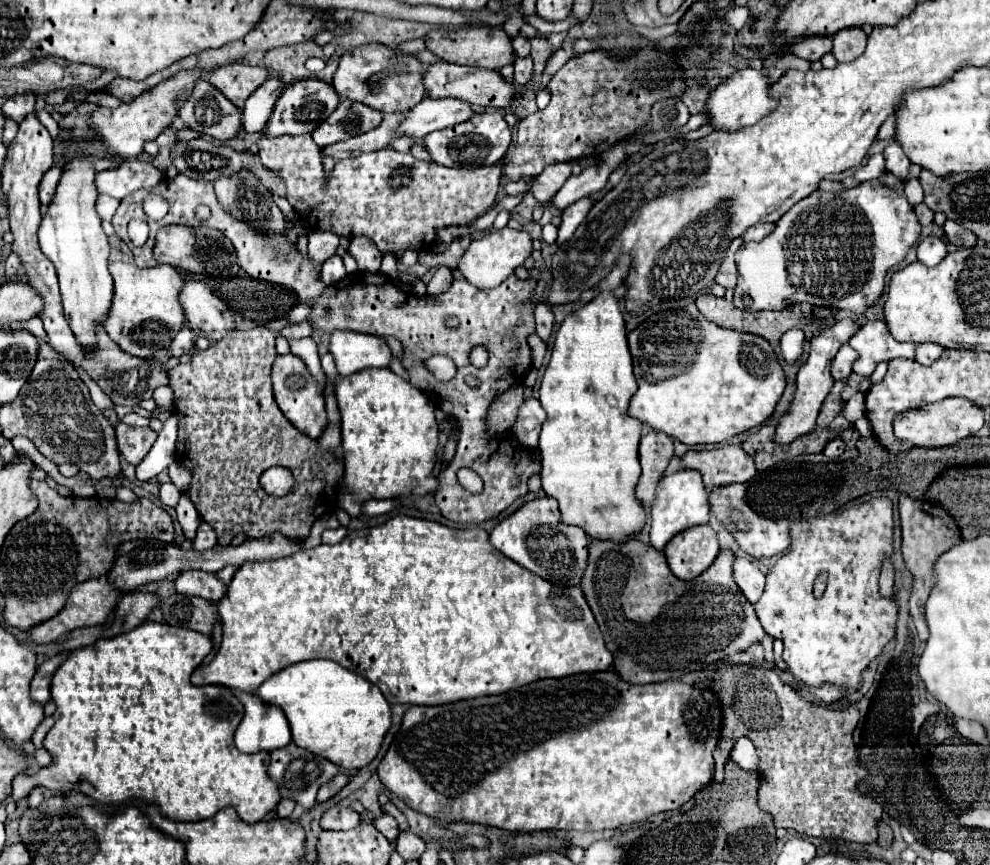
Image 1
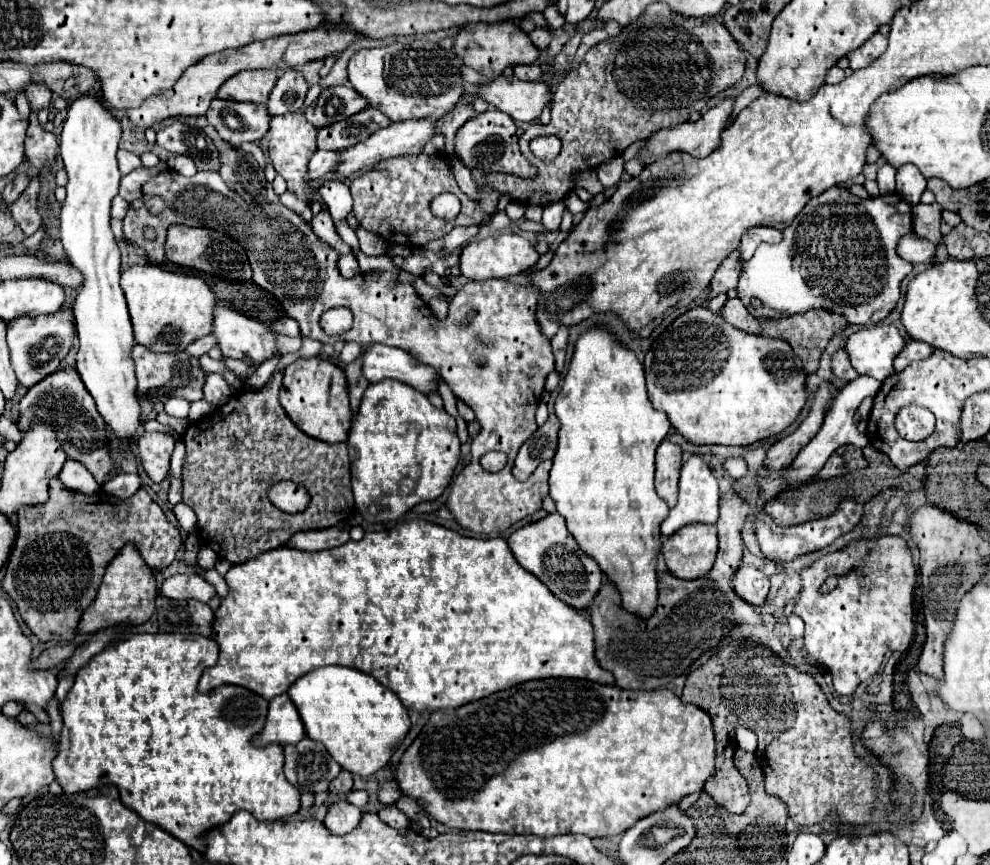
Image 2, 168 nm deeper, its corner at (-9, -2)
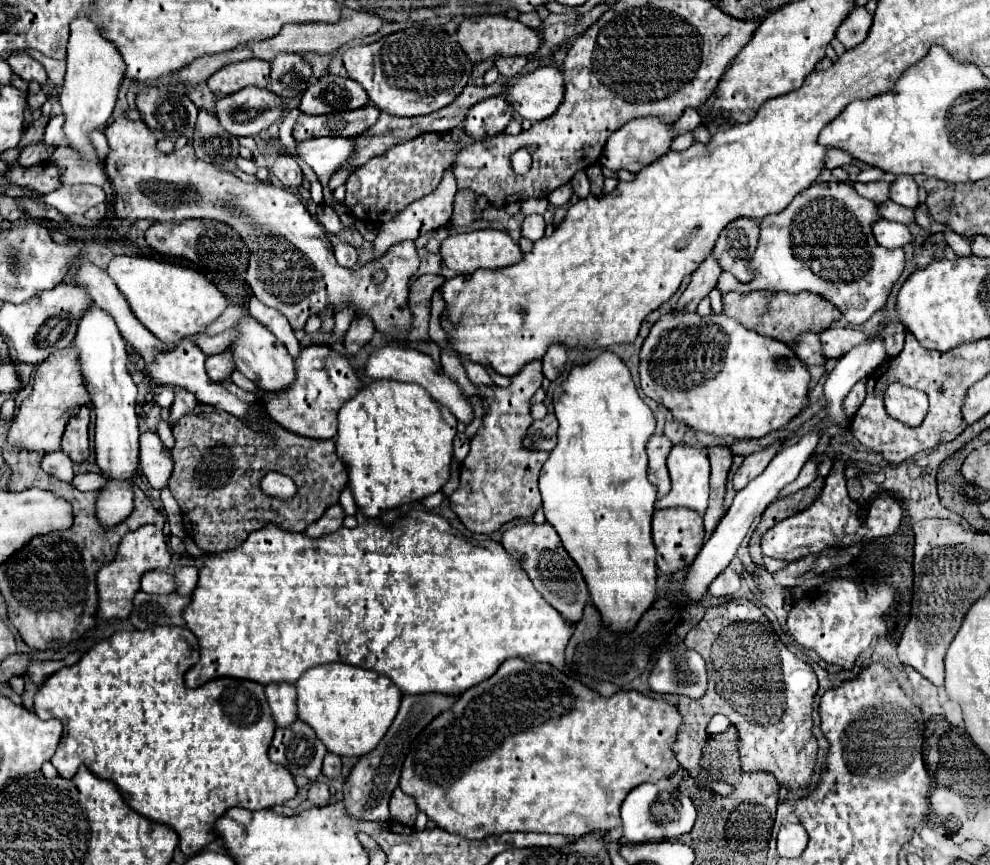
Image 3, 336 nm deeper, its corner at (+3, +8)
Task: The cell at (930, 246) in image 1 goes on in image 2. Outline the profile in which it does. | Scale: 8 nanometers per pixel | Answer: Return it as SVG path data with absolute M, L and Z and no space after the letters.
M916 233L904 235L898 243L898 255L910 263L930 263L936 259L936 251L938 247L932 241L922 239Z

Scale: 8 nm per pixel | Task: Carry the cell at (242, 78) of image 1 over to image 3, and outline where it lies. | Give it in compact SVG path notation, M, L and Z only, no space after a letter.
M248 59L240 63L230 63L228 67L218 69L210 79L208 87L218 97L232 95L244 87L266 87L266 79L270 77L270 63L262 59Z

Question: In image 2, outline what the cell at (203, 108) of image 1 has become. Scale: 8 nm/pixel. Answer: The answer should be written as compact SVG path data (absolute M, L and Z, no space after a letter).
M218 97L212 99L206 119L218 135L234 147L246 141L260 141L270 127L266 105L224 101Z

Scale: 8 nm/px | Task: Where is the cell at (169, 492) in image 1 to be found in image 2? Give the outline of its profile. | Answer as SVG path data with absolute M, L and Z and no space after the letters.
M180 501L178 505L174 505L172 511L174 511L174 515L176 515L176 519L184 531L188 531L188 533L196 531L196 513L186 503Z

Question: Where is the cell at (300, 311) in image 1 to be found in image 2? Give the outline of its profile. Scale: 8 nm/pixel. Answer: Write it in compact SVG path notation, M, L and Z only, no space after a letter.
M290 317L280 319L280 323L274 323L274 325L272 325L272 329L274 329L274 331L278 331L278 333L284 333L284 335L288 335L288 337L300 337L298 323L296 323L294 319L290 319Z

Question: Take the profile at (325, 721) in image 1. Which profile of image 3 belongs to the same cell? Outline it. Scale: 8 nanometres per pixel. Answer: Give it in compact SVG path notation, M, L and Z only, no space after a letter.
M326 663L308 669L298 681L298 717L304 719L330 753L340 757L362 757L370 753L392 725L402 691L376 671L346 663Z

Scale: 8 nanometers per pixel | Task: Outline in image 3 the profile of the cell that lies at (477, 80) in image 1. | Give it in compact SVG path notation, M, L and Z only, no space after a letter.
M536 67L516 75L506 89L514 111L528 121L550 117L564 99L564 75L556 67Z

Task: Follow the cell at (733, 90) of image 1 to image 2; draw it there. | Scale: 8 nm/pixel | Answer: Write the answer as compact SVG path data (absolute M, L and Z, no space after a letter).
M724 97L714 107L710 107L696 123L682 123L680 127L658 131L654 137L650 137L648 145L640 151L644 165L656 161L660 155L666 155L670 151L686 151L690 155L710 155L722 143L722 133L724 133L726 125L730 123L734 103L736 103L736 97Z

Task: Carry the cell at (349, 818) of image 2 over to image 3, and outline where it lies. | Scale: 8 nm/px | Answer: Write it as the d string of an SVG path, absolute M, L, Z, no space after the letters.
M316 781L310 785L308 789L308 801L312 801L314 805L326 805L330 801L330 791L328 785L324 781Z

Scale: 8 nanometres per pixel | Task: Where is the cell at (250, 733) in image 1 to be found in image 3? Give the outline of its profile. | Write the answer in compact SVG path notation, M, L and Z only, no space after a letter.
M270 683L266 687L266 697L278 727L292 725L298 719L296 687L292 683Z

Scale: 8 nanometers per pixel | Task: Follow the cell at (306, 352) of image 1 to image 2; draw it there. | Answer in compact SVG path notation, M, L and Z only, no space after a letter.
M278 335L278 351L284 355L284 353L294 353L300 349L302 341L300 337L288 337L288 335Z

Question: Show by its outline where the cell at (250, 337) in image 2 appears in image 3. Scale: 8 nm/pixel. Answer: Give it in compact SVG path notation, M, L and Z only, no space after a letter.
M252 317L240 321L236 325L236 331L238 331L238 339L230 349L236 361L236 369L240 369L250 381L258 385L258 389L266 393L282 393L284 389L288 389L296 379L296 369L286 347L264 325L260 325Z

